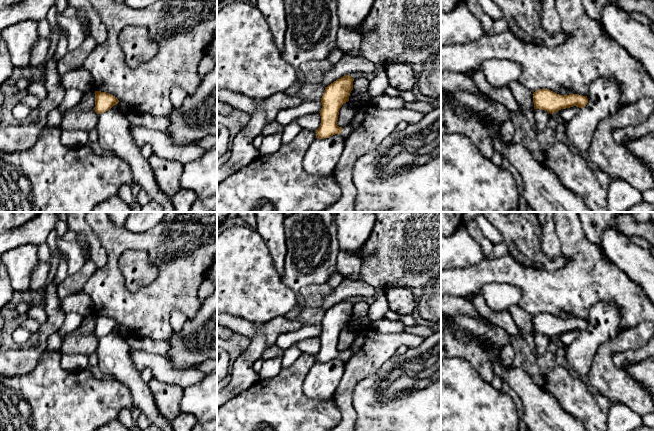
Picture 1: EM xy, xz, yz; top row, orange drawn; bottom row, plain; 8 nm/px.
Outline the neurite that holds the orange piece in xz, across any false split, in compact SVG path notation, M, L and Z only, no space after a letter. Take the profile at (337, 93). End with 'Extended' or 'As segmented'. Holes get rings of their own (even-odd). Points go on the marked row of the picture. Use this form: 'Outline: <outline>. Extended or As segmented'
Outline: M344 75L325 87L321 98L322 108L319 112L321 123L316 130L316 138L329 138L335 134L347 138L351 134L349 126L339 127L337 121L340 108L349 101L350 93L353 90L353 81L351 76Z. Extended

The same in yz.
Outline: M539 89L533 93L533 103L534 109L545 110L553 114L574 106L583 108L587 105L588 98L579 94L559 95L549 89Z. As segmented

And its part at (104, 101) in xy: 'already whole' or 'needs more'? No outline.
needs more

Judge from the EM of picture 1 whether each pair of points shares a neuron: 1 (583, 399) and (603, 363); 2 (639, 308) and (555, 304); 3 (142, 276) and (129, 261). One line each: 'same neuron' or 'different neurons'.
1: different neurons
2: same neuron
3: same neuron

